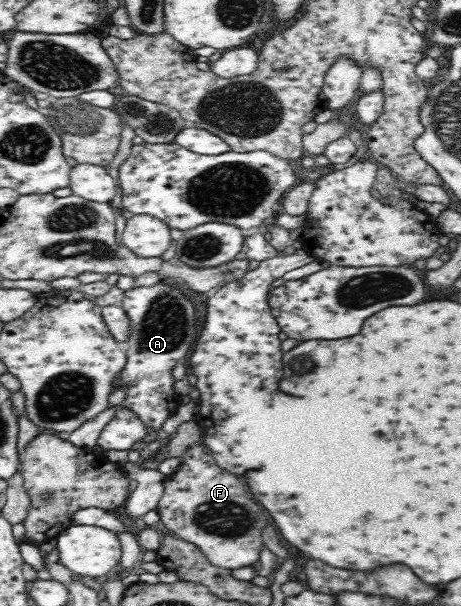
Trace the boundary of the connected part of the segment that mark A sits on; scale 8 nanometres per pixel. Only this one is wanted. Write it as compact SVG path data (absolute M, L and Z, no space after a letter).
M160 280L153 286L138 286L124 291L121 307L128 315L130 333L125 342L121 343L125 347L126 362L115 380L115 388L128 386L127 396L121 402L122 406L135 413L146 427L150 426L158 431L184 401L182 396L174 391L175 380L172 377L172 369L178 364L178 360L182 360L190 352L192 344L196 342L194 334L198 332L198 328L194 304L184 294L180 285Z

